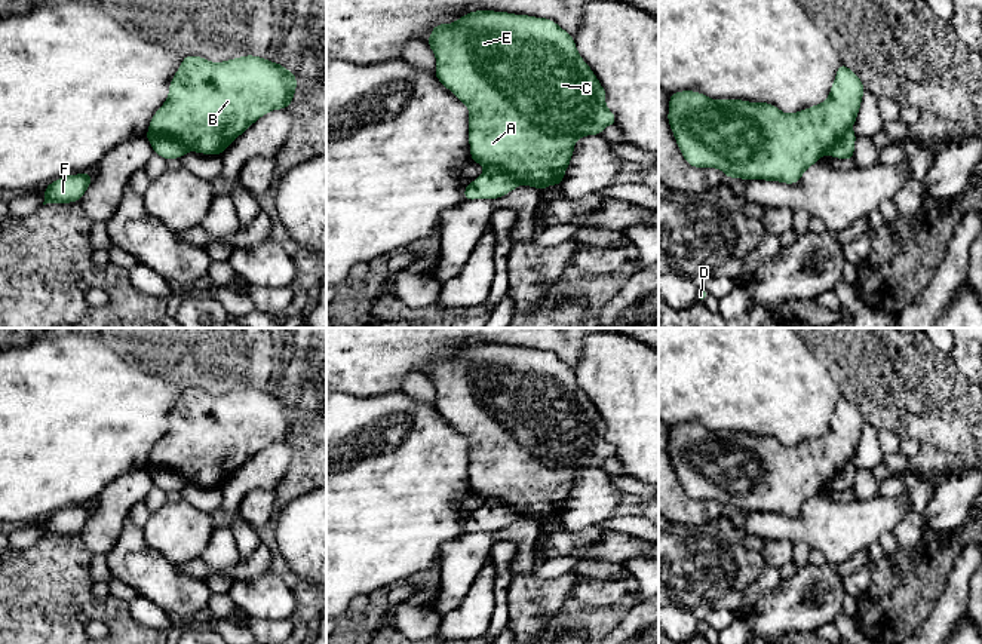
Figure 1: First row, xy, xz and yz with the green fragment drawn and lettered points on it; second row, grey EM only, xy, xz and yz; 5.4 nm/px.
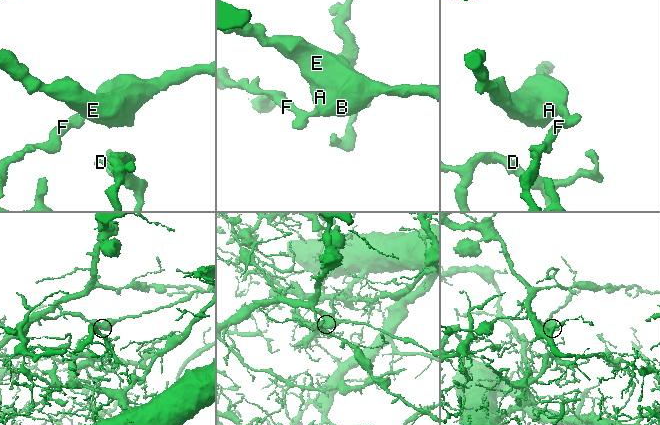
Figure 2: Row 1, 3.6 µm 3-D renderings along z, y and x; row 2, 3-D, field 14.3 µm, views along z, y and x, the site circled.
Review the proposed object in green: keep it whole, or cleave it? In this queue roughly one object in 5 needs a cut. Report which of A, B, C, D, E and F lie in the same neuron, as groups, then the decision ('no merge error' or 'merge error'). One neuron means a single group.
A B C E / D F | merge error

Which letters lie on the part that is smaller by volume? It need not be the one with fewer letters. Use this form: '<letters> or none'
A, B, C, E

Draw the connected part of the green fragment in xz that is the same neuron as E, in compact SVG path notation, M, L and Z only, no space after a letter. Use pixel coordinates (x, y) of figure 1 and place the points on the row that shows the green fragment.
M475 10L463 15L452 24L438 24L430 31L429 47L436 58L435 76L469 108L469 145L470 159L487 168L501 168L513 174L521 184L543 190L553 184L562 185L567 168L570 166L576 141L581 137L601 135L605 126L616 125L616 114L607 108L607 92L599 83L592 68L584 62L576 47L574 37L549 18L536 18L531 15L516 15L495 10Z

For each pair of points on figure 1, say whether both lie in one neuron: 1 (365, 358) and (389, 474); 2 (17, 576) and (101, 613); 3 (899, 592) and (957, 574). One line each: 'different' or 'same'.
1: different
2: same
3: different

